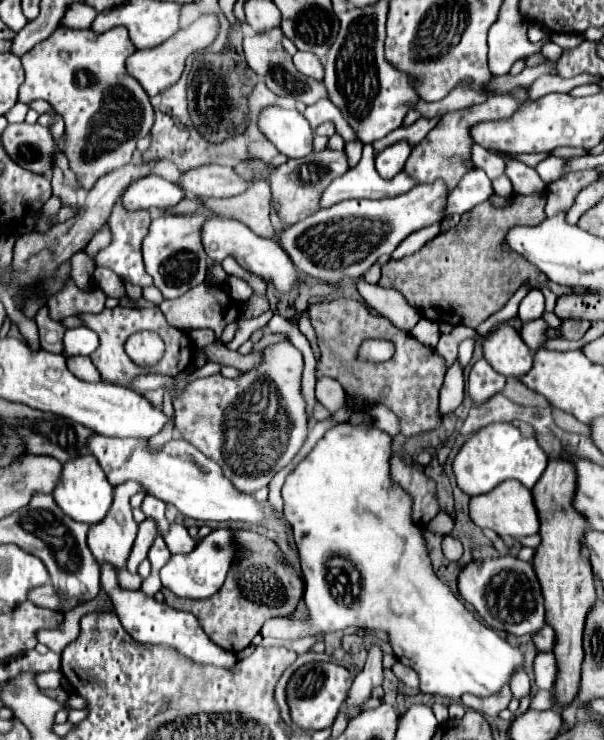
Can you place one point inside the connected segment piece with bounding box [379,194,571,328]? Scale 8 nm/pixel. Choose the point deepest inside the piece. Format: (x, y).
(462, 276)

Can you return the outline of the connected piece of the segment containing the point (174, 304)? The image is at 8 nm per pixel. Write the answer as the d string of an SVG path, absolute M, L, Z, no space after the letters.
M203 282L177 300L163 300L159 308L171 326L181 330L211 328L217 334L217 342L221 342L219 338L227 326L229 304L231 300L223 288Z

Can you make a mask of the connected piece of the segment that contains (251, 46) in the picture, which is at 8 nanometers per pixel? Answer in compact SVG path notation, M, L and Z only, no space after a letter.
M275 28L273 32L263 32L263 34L255 34L255 36L247 36L243 40L243 48L245 48L245 56L247 56L247 64L251 70L255 70L255 74L263 76L267 88L277 94L277 96L293 96L295 100L311 106L315 102L319 102L321 98L329 98L323 80L313 80L309 76L303 76L301 72L297 72L291 56L285 52L285 48L281 46L281 30Z

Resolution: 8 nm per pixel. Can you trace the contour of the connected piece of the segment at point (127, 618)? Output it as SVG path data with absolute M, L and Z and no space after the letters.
M101 564L101 588L109 596L109 600L113 604L113 610L119 616L121 624L125 626L125 630L135 640L149 642L149 644L169 644L169 646L177 648L177 652L181 652L183 656L187 656L195 662L203 662L203 664L227 666L229 668L237 662L233 652L219 648L217 644L213 644L209 640L209 636L205 636L203 628L199 626L199 622L193 614L183 612L183 610L173 610L165 602L157 602L155 598L149 598L143 590L125 590L125 588L121 588L119 580L117 580L117 568L113 568L111 564Z

